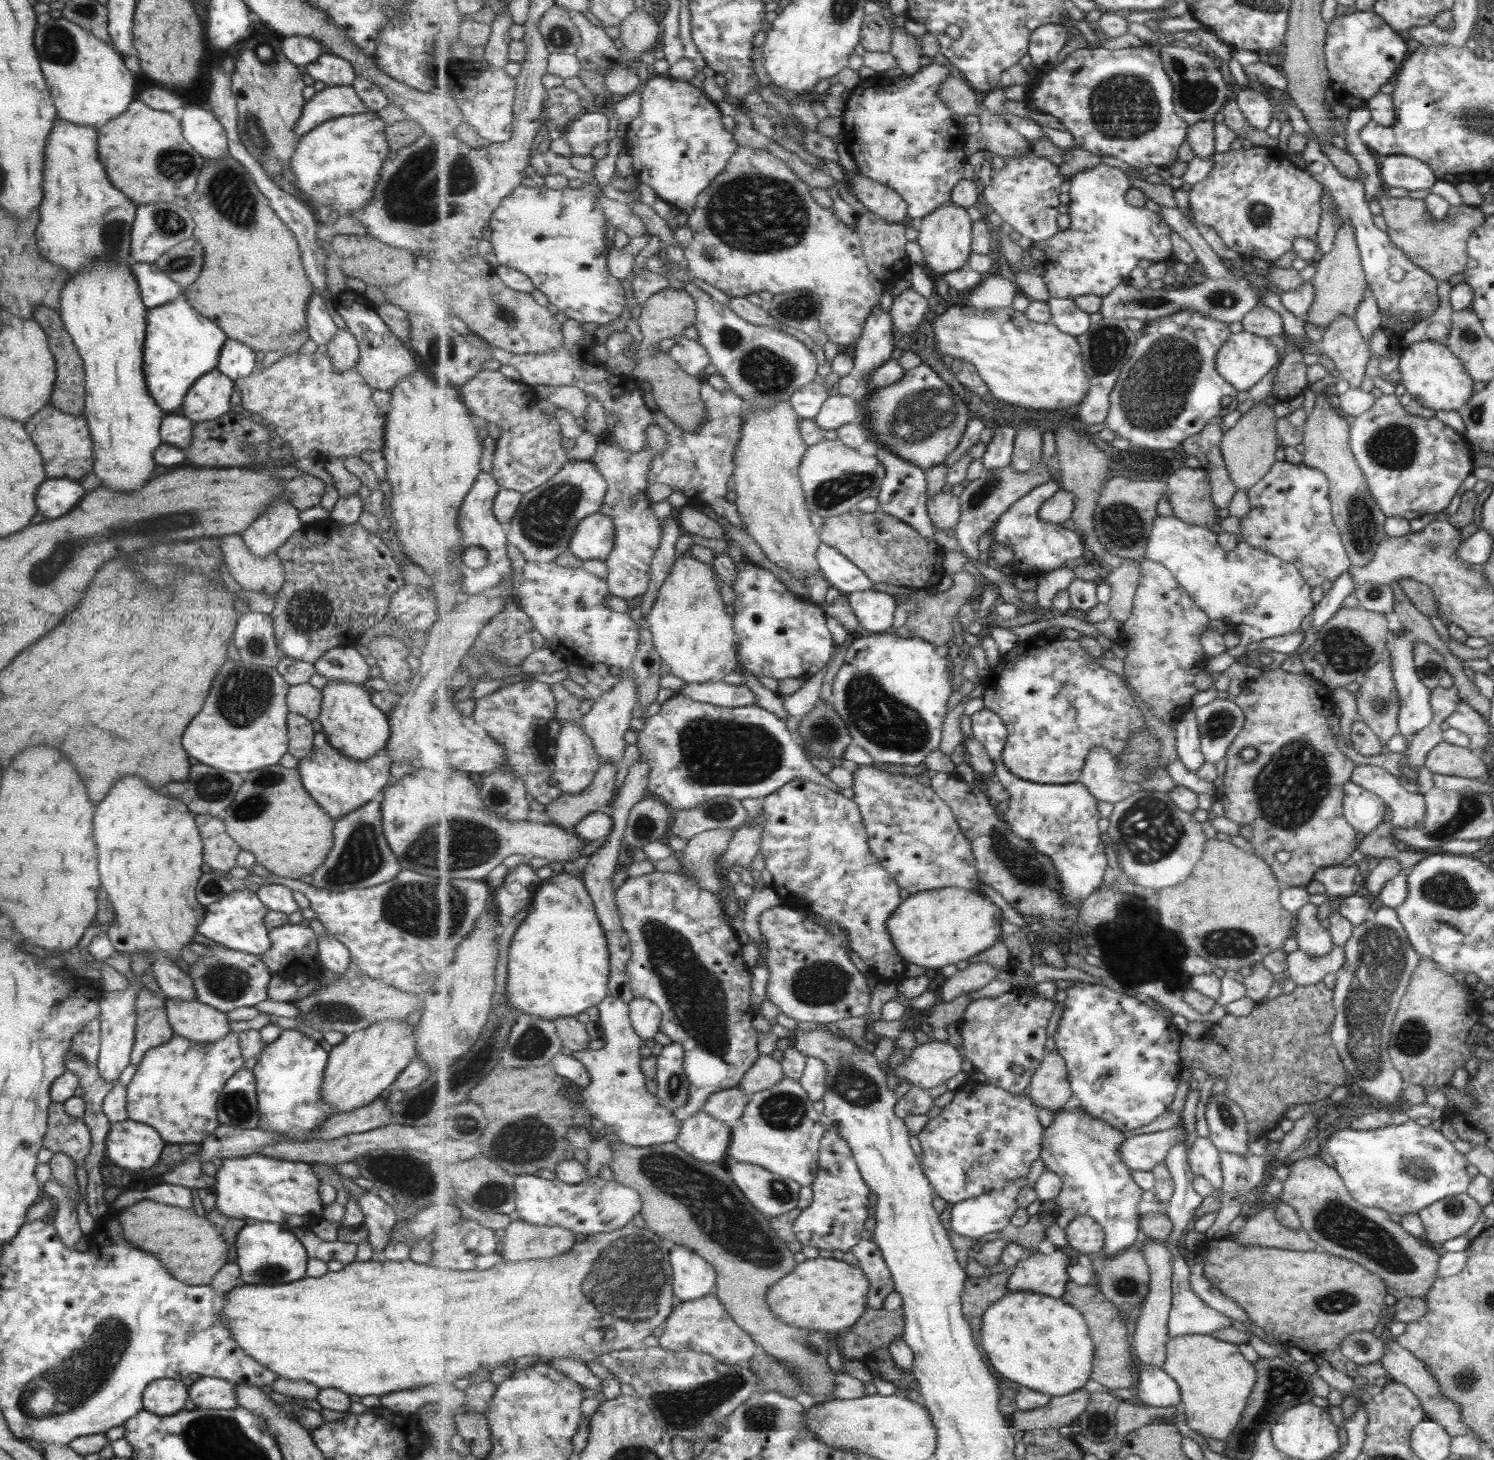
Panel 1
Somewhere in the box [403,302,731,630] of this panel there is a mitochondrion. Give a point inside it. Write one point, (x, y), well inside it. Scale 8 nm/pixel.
(545, 522)

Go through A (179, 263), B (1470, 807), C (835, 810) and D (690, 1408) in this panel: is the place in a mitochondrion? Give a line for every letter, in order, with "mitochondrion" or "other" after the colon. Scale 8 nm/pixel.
A: mitochondrion
B: mitochondrion
C: other
D: mitochondrion

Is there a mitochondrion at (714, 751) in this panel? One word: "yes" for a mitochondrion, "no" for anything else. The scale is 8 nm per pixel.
yes

